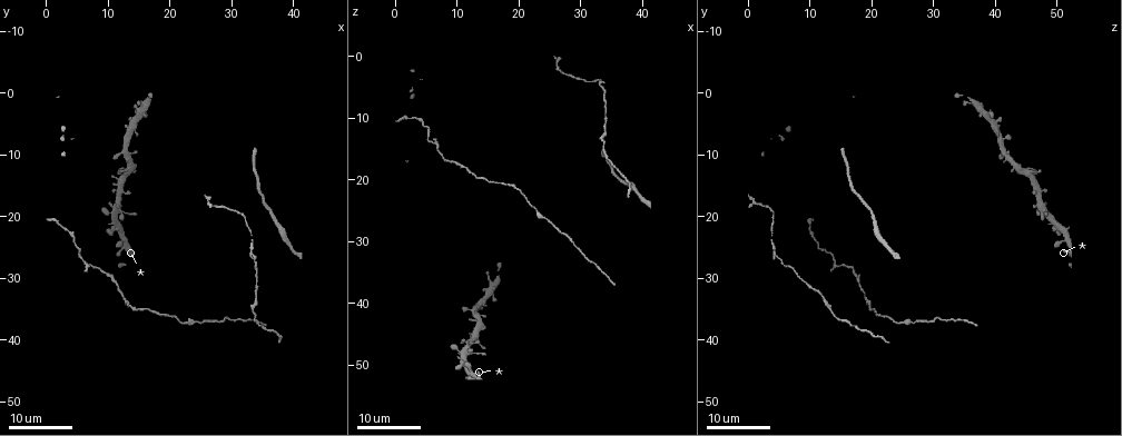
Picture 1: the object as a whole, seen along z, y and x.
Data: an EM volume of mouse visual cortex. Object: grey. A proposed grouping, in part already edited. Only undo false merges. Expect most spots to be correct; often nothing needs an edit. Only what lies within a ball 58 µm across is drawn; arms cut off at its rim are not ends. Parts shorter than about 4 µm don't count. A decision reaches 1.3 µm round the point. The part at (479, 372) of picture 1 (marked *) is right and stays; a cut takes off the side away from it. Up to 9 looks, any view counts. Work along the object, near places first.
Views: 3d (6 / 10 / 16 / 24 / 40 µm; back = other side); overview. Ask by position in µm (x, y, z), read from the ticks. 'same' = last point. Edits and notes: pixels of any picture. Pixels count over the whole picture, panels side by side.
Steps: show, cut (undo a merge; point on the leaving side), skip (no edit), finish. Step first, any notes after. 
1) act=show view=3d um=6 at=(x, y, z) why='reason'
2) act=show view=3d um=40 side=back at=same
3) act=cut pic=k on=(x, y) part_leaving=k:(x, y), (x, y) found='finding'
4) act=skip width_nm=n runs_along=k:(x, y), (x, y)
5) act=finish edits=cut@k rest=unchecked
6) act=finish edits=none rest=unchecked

act=show view=3d um=24 at=(6.0, 27.0, 14.0) why='thick turns thin'

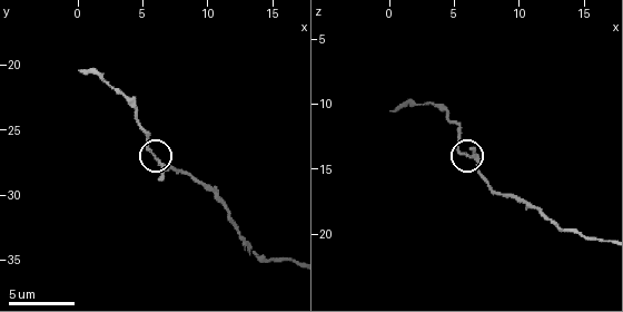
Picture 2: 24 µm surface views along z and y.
act=show view=3d um=6 at=(6.0, 26.8, 13.8)

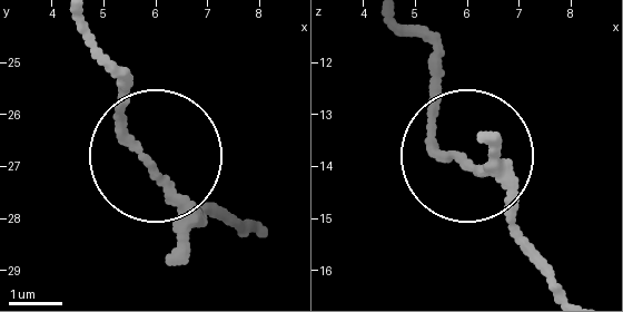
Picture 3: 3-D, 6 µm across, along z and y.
act=skip runs_along=3:(256, 231), (203, 213), (149, 159), (100, 58) found='all the same neuron'

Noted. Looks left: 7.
act=show view=3d um=24 at=(31.5, 37.0, 33.0)

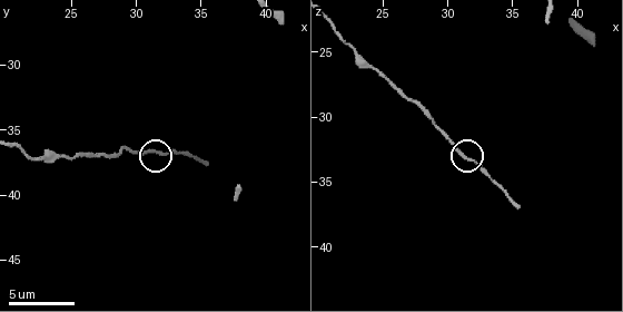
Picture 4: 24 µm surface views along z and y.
act=show view=3d um=6 at=(31.2, 36.8, 33.0)

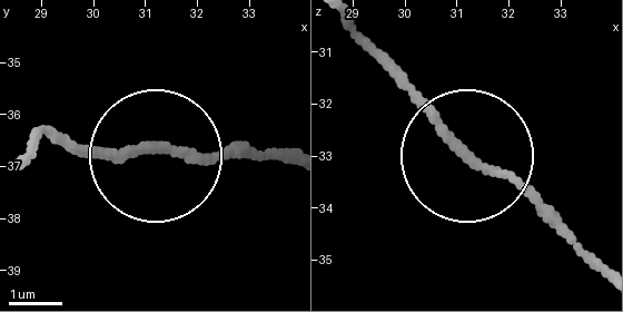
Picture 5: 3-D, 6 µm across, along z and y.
act=skip found='continuous, no second neuron'

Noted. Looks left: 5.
act=show view=3d um=10 at=(24.4, 37.0, 26.6) why='thick turns thin'

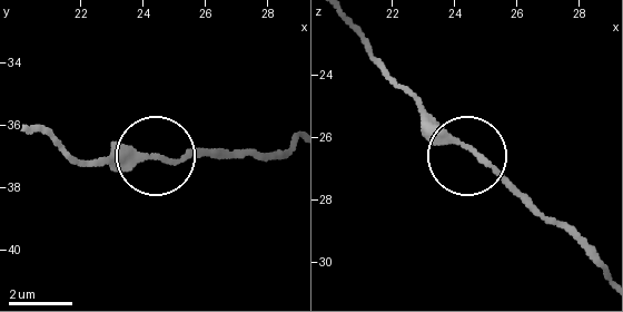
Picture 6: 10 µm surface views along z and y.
act=show view=3d um=10 side=back at=(24.6, 37.1, 26.5)

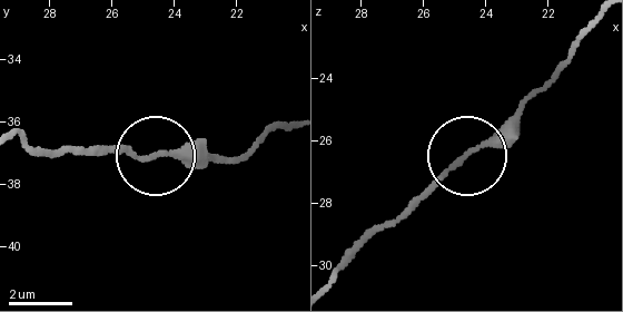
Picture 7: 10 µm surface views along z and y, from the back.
act=skip found='all the same neuron'

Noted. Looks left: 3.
act=show view=3d um=6 at=(2.4, 21.8, 10.2) why='thin neck'

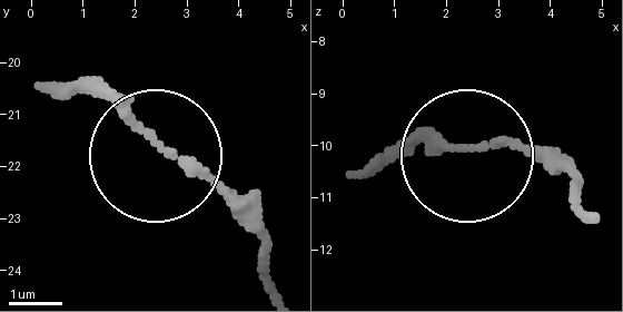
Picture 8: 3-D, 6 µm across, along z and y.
act=show view=3d um=6 side=back at=(2.55, 21.70, 10.10)

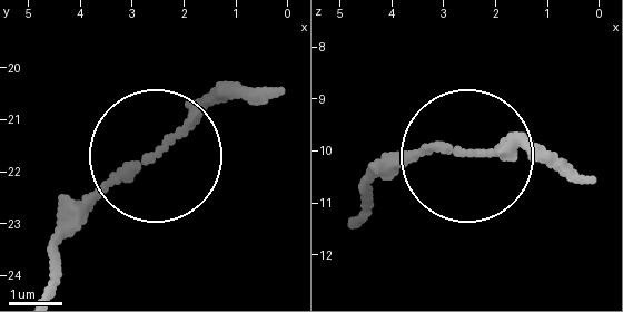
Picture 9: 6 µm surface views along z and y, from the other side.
act=skip runs_along=9:(43, 292), (61, 239), (115, 185), (221, 97), (257, 93) found='continuous, no second neuron'

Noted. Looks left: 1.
act=finish edits=none rest=unchecked

